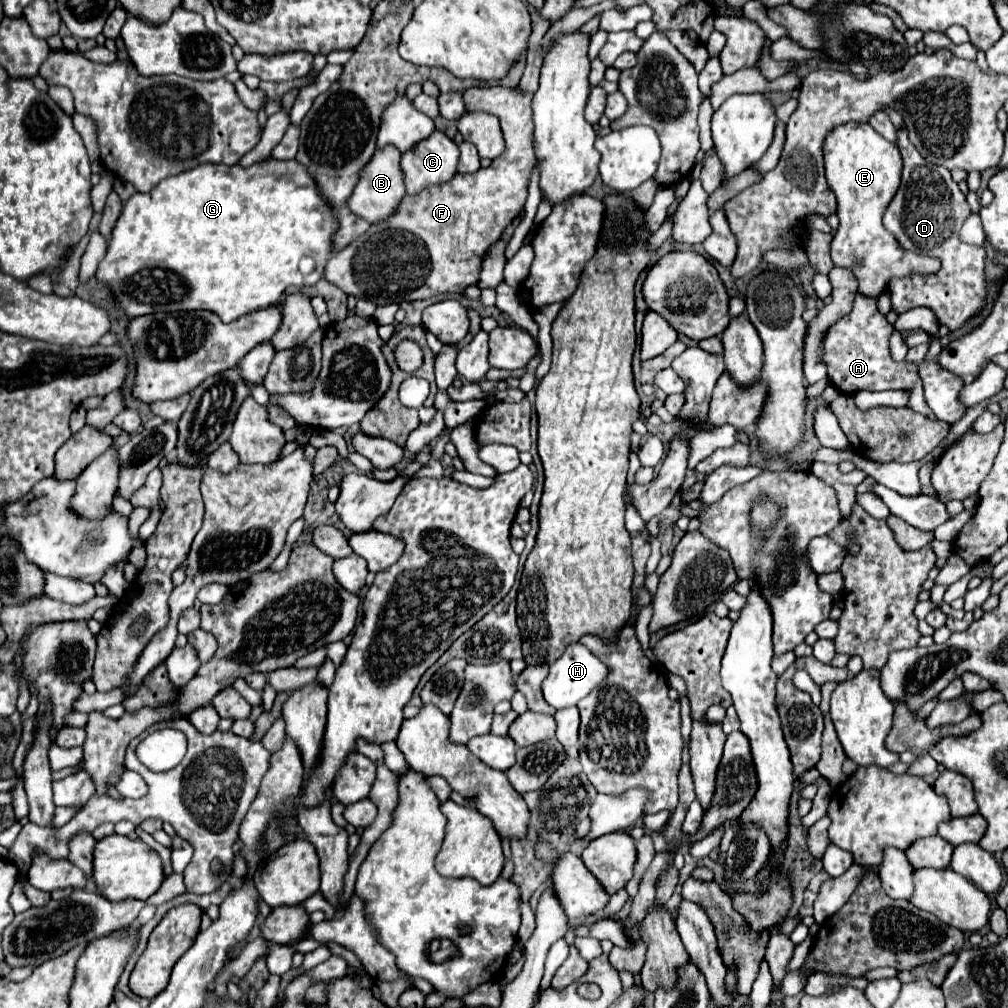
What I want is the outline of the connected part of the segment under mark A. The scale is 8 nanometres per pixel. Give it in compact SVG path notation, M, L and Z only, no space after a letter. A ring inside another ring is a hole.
M857 294L853 310L839 318L821 340L821 362L827 364L827 376L841 394L857 394L861 390L905 390L909 392L909 404L913 412L925 414L937 420L923 398L923 384L919 374L907 362L895 362L889 354L889 338L893 326L877 310L877 302L861 298Z

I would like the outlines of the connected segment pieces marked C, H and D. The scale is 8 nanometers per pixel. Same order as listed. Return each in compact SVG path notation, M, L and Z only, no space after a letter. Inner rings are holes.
M435 130L425 142L401 156L409 194L419 194L431 184L449 182L457 174L459 148L443 132Z
M581 642L569 644L567 650L563 652L563 656L551 664L549 676L543 682L543 696L557 710L565 708L565 706L575 706L593 688L597 688L607 676L609 676L609 668L597 656L593 656Z
M899 130L897 136L899 136L897 146L899 146L899 152L903 156L903 182L901 182L889 210L885 212L885 218L883 218L885 228L889 232L893 232L893 236L901 242L901 246L905 246L905 250L913 250L913 252L919 252L919 254L929 254L933 258L939 258L943 266L933 276L909 276L909 278L903 278L903 280L895 278L889 284L891 306L893 306L893 310L897 314L903 314L903 312L907 312L911 308L917 308L917 306L925 306L925 308L935 312L935 318L937 318L939 324L947 326L953 332L953 330L961 328L967 320L981 314L981 310L987 304L987 284L985 284L985 270L983 270L985 250L977 248L977 246L963 244L959 240L959 230L961 230L963 222L971 216L971 208L969 208L969 204L965 200L965 194L953 182L951 172L947 168L943 168L943 166L927 162L917 152L917 148L909 142L907 130Z

